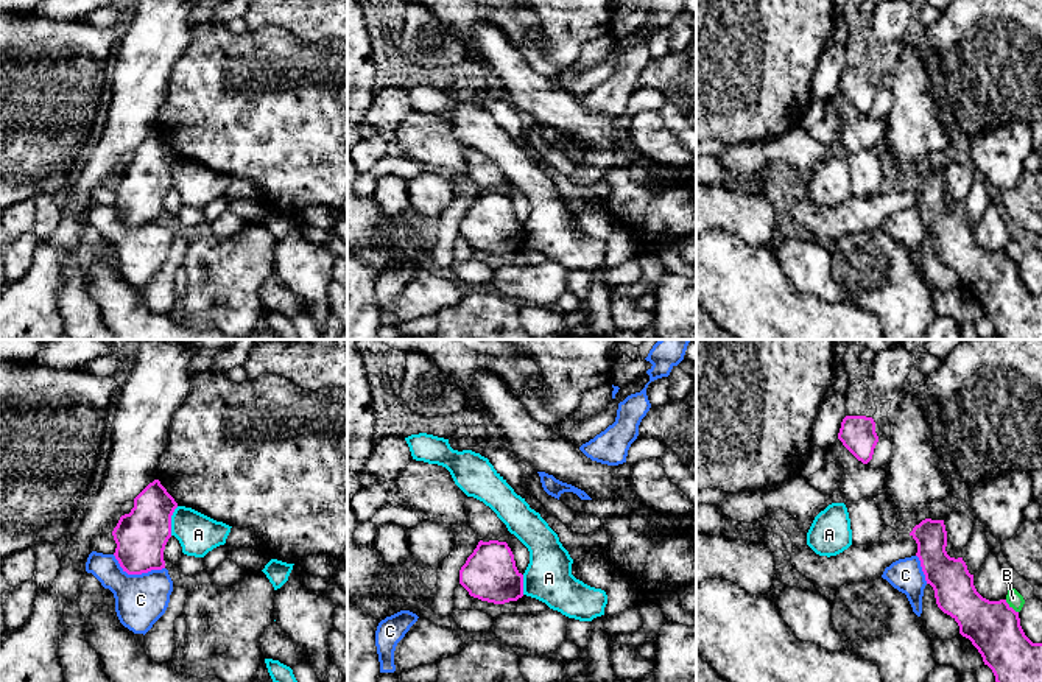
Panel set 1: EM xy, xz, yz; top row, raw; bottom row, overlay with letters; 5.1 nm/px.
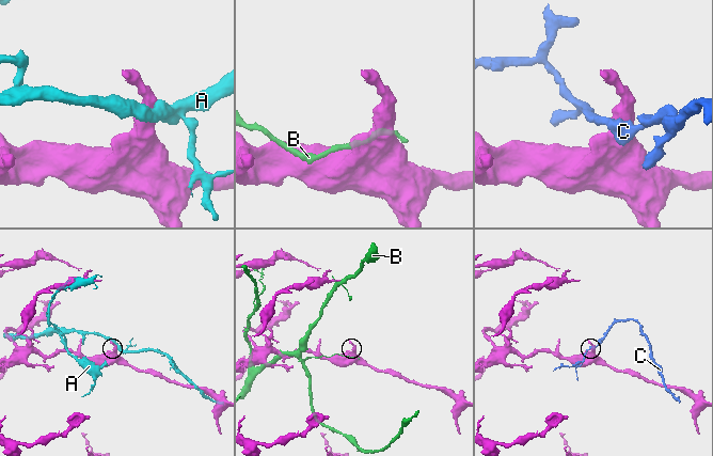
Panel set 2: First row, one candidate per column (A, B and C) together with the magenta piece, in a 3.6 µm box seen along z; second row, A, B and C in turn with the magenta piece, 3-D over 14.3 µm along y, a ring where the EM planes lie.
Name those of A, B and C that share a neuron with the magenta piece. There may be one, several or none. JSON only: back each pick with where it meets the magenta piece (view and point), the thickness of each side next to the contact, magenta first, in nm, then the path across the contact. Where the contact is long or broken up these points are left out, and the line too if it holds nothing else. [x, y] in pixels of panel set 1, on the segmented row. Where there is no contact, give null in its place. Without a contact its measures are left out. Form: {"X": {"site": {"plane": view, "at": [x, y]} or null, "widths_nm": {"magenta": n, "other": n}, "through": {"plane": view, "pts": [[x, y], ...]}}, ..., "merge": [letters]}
{"merge": []}

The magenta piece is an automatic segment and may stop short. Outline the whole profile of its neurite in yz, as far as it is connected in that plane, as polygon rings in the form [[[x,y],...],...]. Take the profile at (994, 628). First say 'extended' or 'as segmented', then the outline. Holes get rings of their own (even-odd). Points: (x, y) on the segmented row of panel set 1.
as segmented | [[[925,519],[913,528],[910,536],[917,543],[916,556],[921,561],[927,584],[935,590],[938,607],[959,626],[959,634],[972,642],[987,665],[995,682],[1042,682],[1042,643],[1033,643],[1020,626],[1019,612],[1006,599],[983,598],[963,557],[950,557],[945,551],[947,531],[944,520]]]

